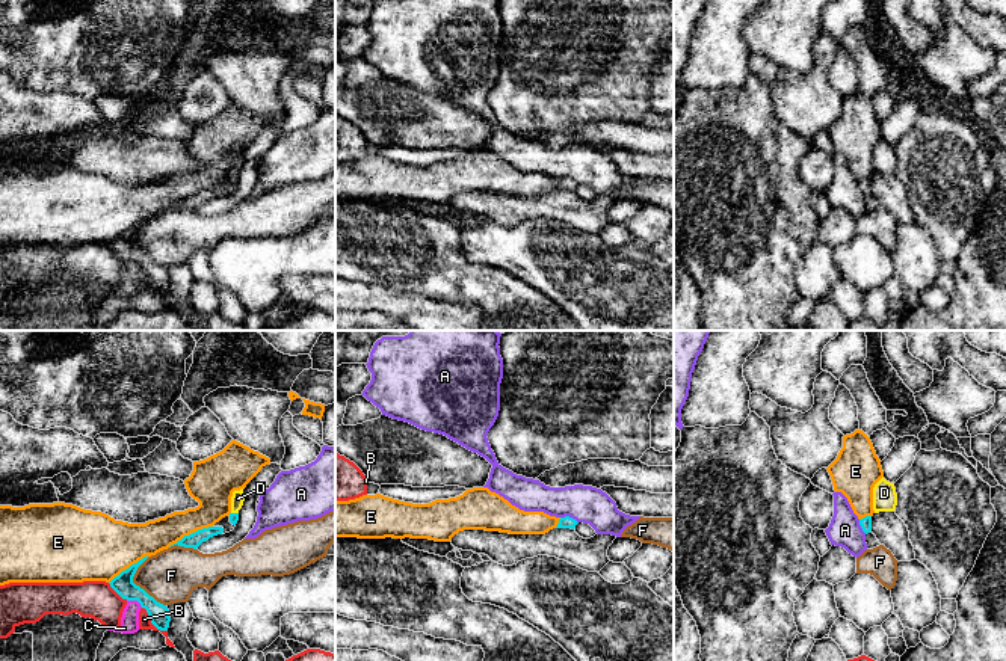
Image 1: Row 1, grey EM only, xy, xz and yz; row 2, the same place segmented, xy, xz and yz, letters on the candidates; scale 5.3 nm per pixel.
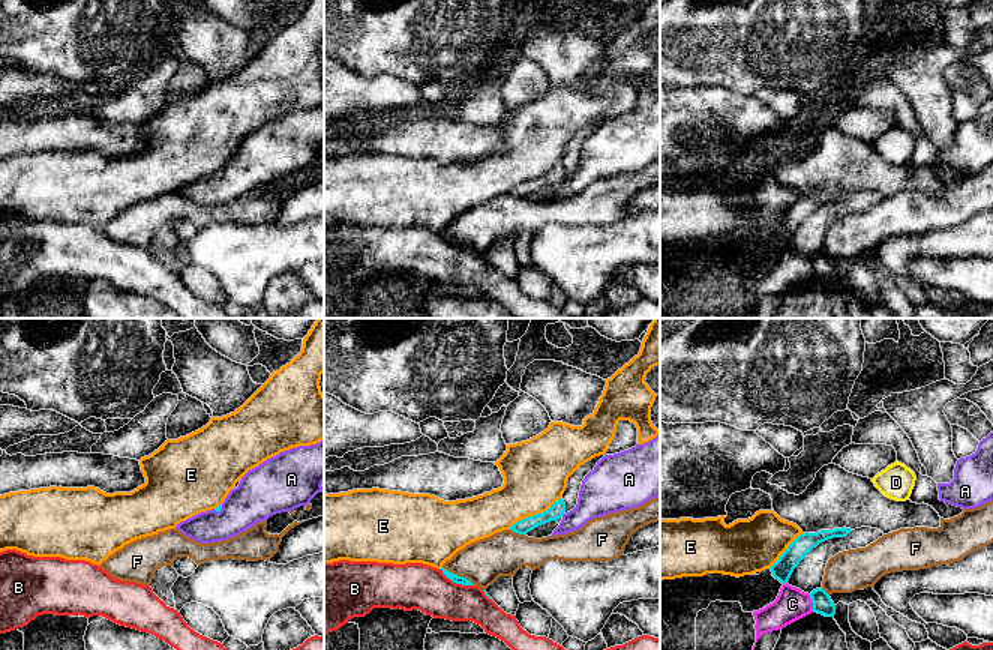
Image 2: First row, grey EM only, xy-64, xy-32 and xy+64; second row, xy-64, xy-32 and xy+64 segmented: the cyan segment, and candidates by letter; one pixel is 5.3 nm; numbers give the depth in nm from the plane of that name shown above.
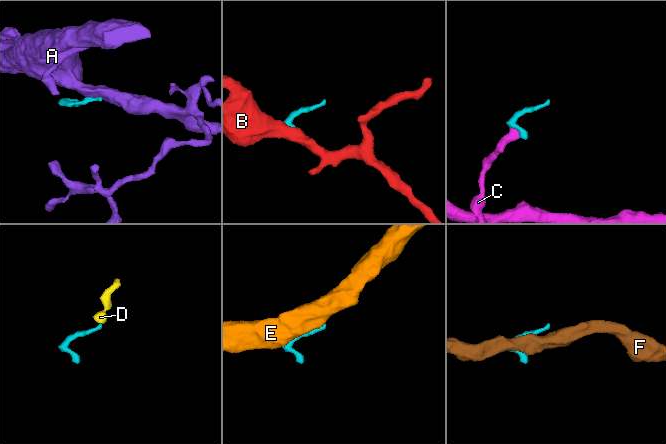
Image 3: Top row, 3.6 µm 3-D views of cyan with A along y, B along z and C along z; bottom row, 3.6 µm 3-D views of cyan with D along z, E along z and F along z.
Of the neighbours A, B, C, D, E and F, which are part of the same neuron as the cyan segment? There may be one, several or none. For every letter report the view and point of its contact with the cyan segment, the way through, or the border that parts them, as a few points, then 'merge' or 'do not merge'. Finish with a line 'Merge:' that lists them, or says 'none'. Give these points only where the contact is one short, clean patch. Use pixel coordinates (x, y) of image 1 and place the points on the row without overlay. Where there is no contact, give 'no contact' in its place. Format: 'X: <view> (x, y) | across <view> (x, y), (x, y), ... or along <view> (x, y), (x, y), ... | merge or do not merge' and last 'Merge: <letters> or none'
A: xz (568, 178) | along xz (561, 178), (570, 178), (577, 184) | do not merge
B: xy (151, 284) | along xy (142, 269), (148, 281), (157, 290), (166, 293) | do not merge
C: xy (135, 261) | along xy (127, 261), (135, 261), (142, 269) | do not merge
D: xy (234, 175) | across xy (233, 178), (234, 175), (237, 160) | merge
E: xy (189, 196) | do not merge
F: xy (138, 248) | do not merge
Merge: D

